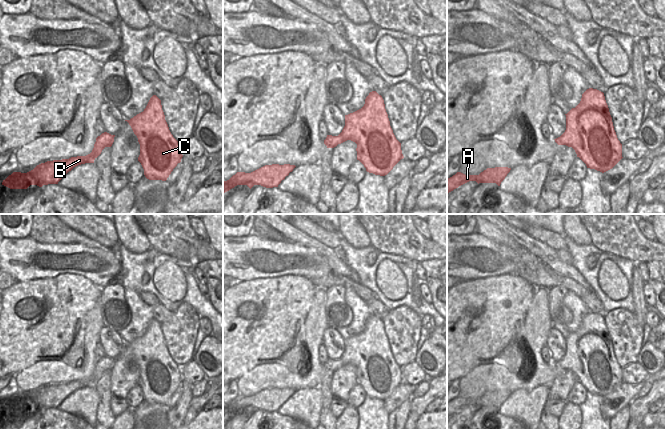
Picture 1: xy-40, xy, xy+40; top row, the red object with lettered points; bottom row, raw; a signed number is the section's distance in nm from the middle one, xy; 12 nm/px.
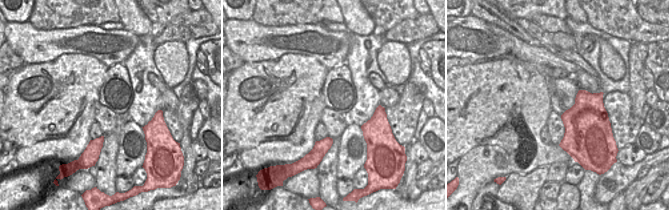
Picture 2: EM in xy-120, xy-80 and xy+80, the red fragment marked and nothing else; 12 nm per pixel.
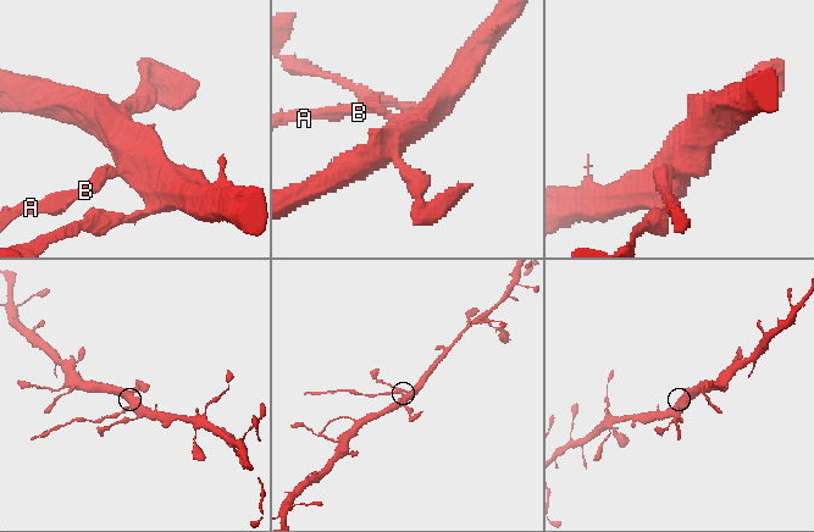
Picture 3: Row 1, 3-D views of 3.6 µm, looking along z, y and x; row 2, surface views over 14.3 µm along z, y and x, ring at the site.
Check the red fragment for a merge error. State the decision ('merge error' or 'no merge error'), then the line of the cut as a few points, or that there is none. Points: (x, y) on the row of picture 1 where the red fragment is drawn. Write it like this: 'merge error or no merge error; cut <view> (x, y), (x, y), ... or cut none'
merge error; cut xy (337, 136), (340, 138), (338, 143)

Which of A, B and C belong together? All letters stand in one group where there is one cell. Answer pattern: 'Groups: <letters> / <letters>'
Groups: A B / C

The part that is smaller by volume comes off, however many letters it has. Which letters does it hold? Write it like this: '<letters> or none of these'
A, B

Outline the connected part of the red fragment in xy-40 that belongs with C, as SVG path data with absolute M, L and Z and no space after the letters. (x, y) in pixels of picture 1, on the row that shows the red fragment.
M153 95L143 112L125 121L138 138L138 161L144 169L145 177L149 180L166 181L183 155L181 143L169 130L161 100Z

